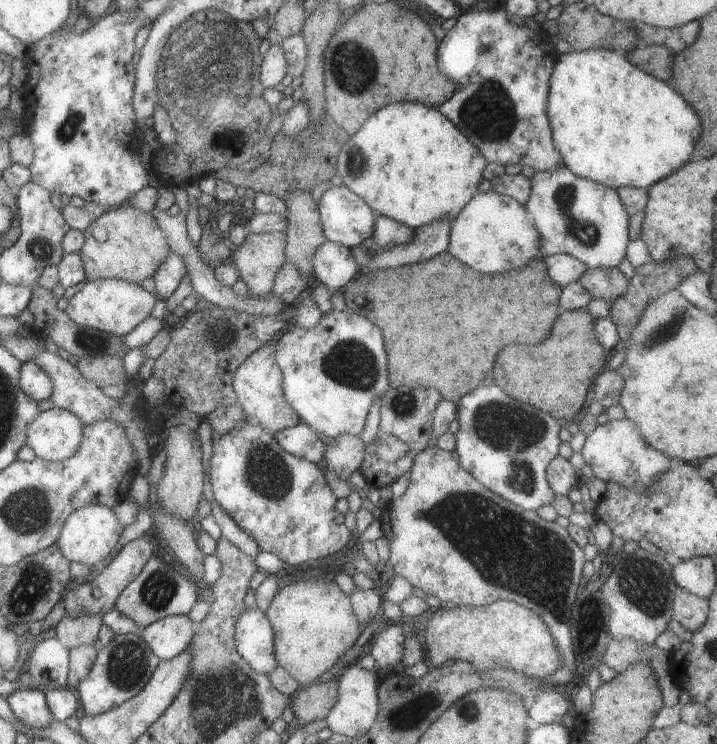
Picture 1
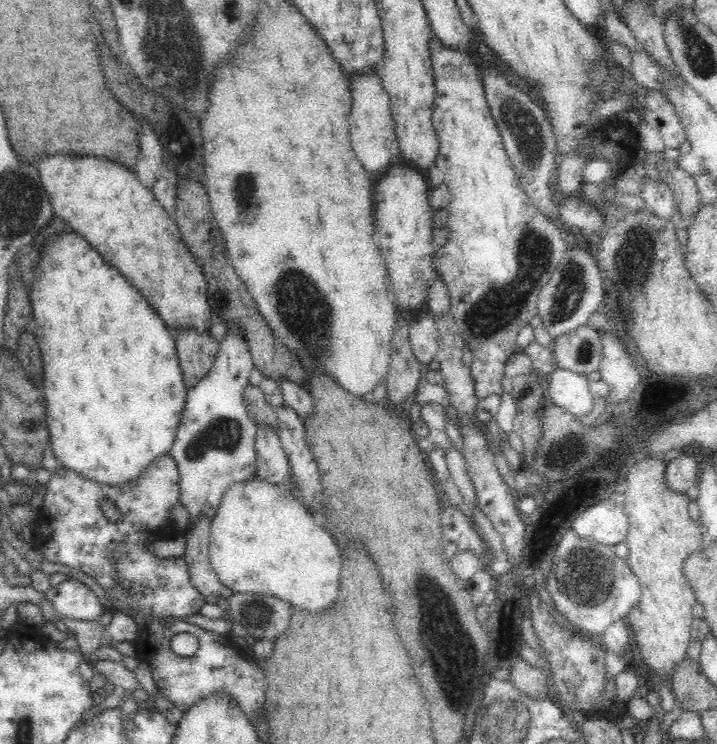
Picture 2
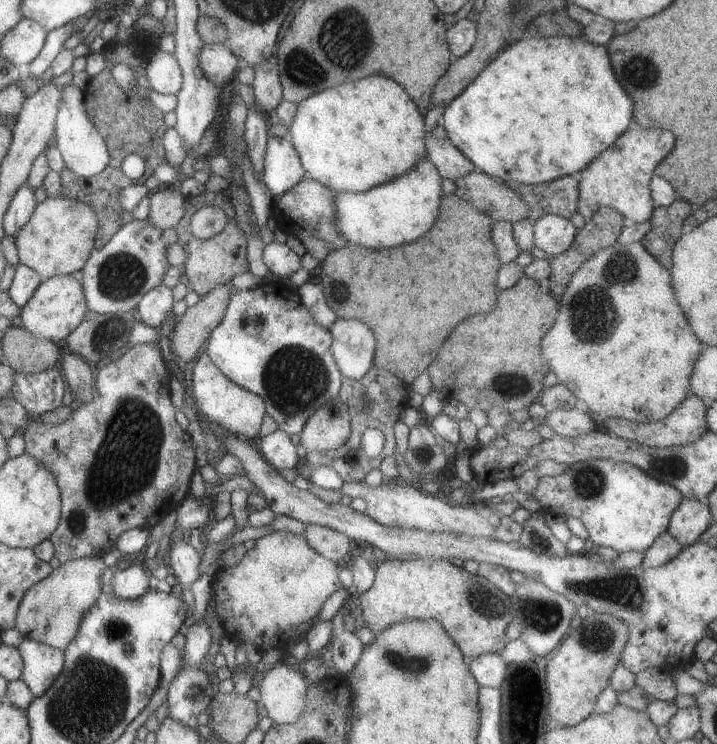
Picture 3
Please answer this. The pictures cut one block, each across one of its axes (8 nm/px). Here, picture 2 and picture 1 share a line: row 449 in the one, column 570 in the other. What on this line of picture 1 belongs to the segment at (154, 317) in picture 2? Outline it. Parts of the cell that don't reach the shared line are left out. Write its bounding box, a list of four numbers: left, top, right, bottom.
[545,48,701,189]

